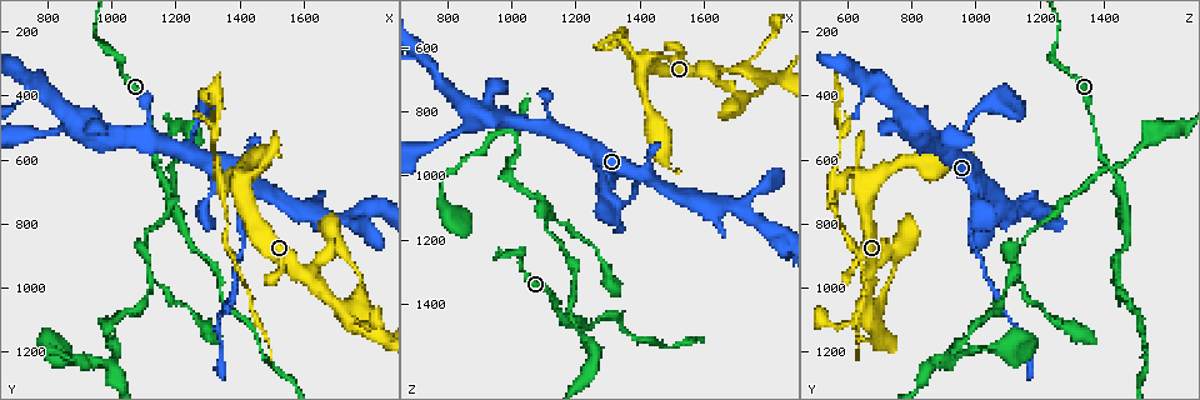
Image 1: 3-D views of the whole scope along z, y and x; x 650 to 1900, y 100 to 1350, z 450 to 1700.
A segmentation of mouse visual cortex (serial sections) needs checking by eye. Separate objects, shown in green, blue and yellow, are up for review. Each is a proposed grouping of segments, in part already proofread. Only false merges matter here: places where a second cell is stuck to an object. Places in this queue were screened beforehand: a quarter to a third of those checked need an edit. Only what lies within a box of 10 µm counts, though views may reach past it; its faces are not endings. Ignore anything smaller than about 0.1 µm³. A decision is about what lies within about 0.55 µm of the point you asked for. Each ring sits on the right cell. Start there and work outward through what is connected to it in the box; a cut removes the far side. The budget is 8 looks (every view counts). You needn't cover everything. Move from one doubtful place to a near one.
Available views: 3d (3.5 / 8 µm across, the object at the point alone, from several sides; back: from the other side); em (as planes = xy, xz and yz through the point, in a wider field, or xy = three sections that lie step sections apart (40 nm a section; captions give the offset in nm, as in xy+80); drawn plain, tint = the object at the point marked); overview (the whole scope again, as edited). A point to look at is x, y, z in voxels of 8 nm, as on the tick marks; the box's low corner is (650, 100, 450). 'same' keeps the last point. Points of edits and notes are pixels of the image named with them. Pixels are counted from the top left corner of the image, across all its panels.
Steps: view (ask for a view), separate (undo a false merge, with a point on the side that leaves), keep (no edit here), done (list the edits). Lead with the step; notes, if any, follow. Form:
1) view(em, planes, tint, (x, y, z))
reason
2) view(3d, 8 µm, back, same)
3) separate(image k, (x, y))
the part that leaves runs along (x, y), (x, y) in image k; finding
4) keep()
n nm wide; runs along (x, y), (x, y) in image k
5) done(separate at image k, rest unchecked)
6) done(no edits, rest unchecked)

view(3d, 3.5 µm, back, (1350, 660, 580))
sharp bend

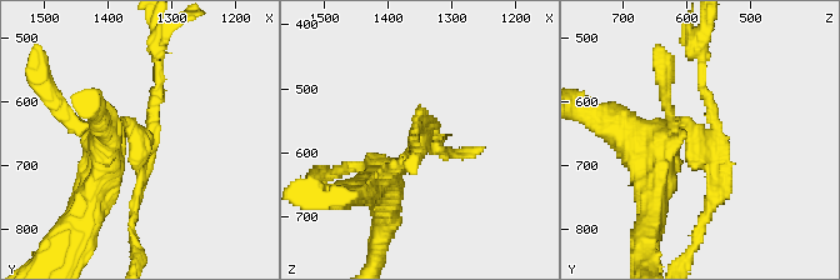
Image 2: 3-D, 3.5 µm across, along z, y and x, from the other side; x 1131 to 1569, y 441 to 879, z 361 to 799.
view(em, xy, step 2, tint, (1345, 670, 585))

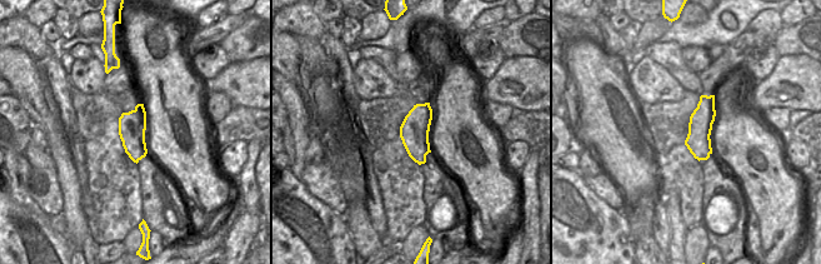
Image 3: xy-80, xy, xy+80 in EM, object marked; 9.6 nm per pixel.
separate(image 2, (421, 145))
border along (707, 96), (707, 103), (714, 109) in image 3; two cells meet here

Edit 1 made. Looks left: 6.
view(3d, 3.5 µm, (1420, 680, 1010))
a fork

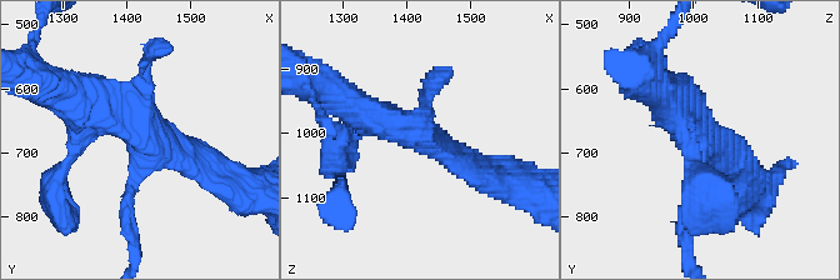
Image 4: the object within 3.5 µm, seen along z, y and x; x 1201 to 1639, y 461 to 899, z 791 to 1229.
view(em, xy, step 5, tint, (1420, 680, 1005))

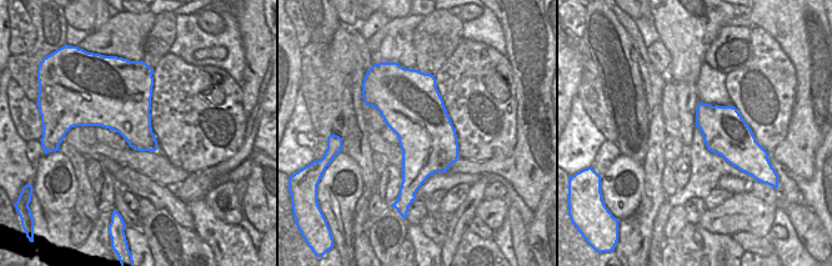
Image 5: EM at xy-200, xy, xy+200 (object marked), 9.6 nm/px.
separate(image 4, (124, 224))
two cells meet here

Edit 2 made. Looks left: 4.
view(3d, 8 µm, (1720, 880, 760))
abrupt turn

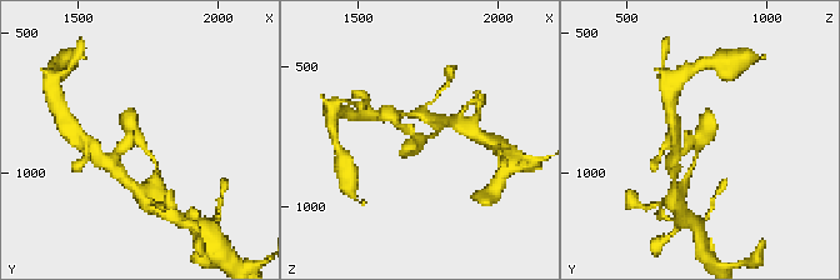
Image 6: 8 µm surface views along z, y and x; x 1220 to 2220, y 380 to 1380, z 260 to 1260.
view(em, xy, step 1, tint, same)
now the EM

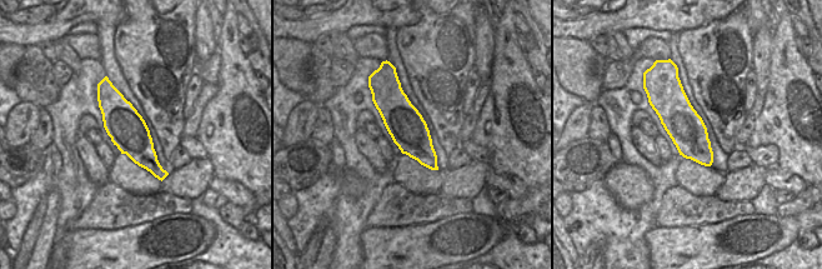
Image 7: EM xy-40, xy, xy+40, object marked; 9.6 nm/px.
keep()
runs along (108, 88), (121, 121), (161, 175) in image 7; all the same cell

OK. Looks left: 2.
view(3d, 3.5 µm, (890, 500, 810))
sudden change in width

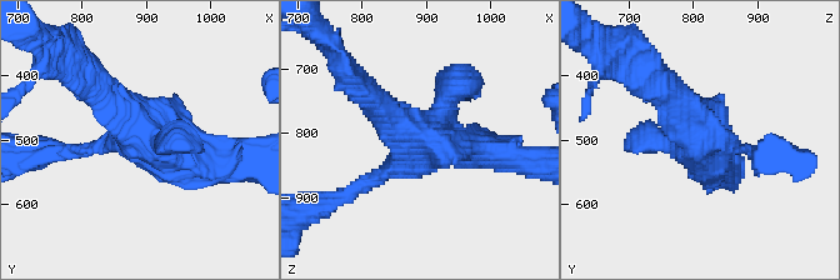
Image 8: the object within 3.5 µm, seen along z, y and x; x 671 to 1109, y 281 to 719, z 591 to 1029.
view(em, planes, tint, (895, 500, 815))

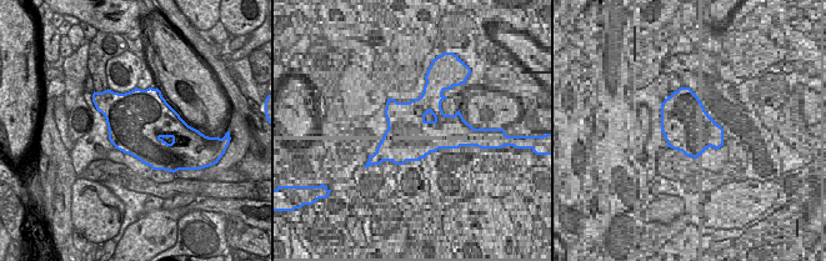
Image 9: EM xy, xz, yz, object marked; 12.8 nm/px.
keep()
850 nm wide; runs along (214, 158), (169, 165), (95, 85) in image 8; continuous, no second cell

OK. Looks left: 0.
done(separate at image 2, separate at image 4, rest unchecked)

